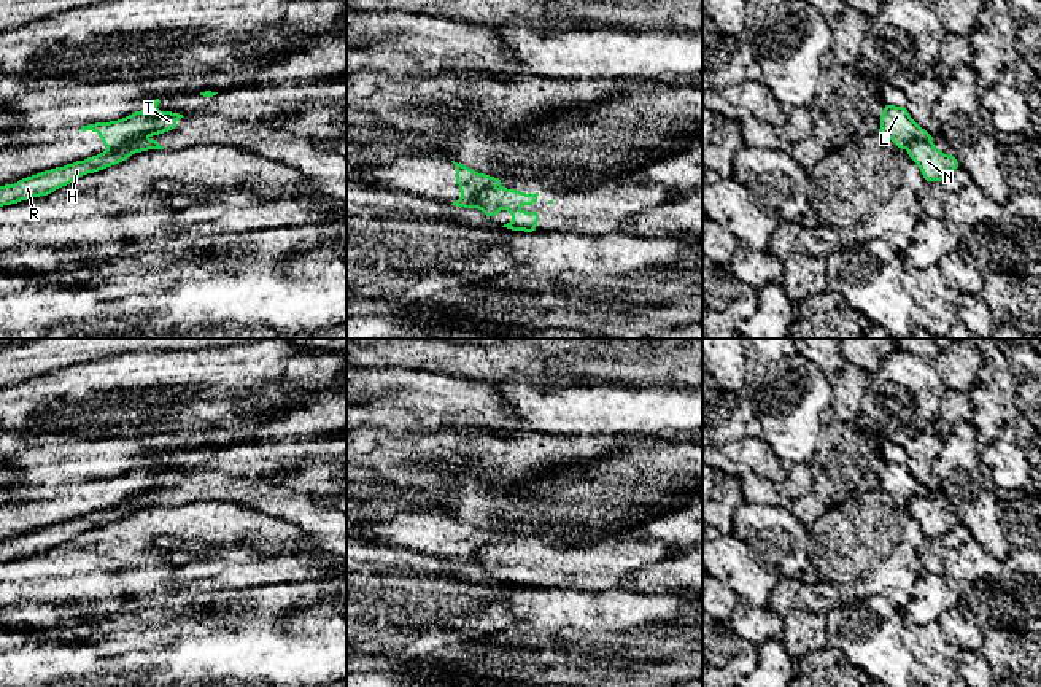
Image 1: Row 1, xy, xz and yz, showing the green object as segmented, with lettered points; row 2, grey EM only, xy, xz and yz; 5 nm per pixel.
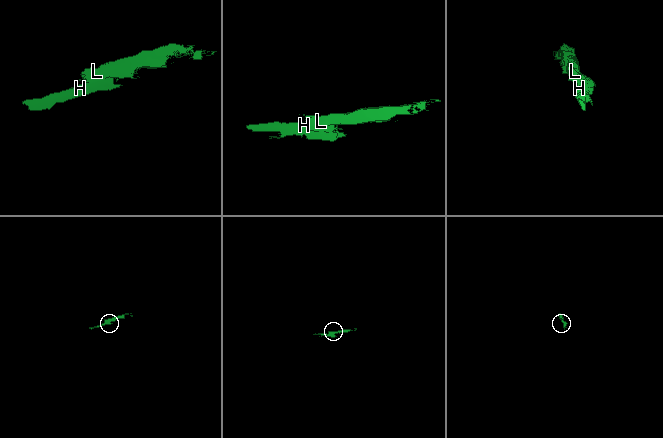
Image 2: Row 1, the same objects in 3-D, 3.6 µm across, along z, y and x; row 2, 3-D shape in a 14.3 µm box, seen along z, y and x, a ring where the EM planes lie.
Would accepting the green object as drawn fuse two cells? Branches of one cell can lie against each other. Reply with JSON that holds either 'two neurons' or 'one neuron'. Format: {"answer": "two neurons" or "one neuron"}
{"answer": "two neurons"}

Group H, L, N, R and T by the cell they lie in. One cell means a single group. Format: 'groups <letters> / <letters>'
groups H N R / L T

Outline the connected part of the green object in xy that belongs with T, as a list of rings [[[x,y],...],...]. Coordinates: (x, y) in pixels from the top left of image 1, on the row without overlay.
[[[156,455],[141,468],[135,468],[118,477],[87,480],[79,487],[97,488],[106,503],[103,509],[111,509],[135,496],[143,496],[168,488],[176,483],[178,475],[184,474],[180,469],[161,468],[157,464],[159,460],[161,456]]]

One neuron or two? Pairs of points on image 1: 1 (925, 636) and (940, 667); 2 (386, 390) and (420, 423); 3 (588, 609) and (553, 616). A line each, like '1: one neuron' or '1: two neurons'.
1: one neuron
2: one neuron
3: one neuron

